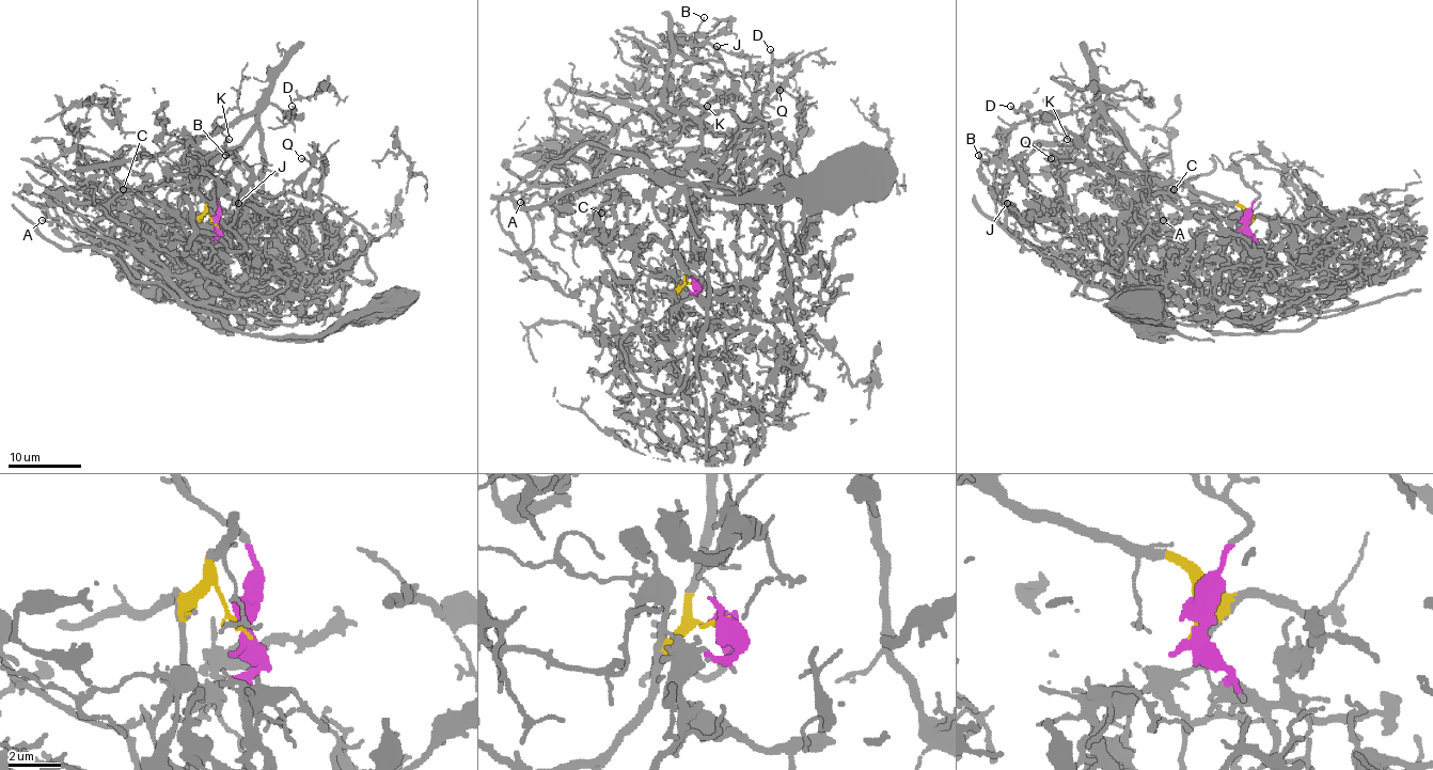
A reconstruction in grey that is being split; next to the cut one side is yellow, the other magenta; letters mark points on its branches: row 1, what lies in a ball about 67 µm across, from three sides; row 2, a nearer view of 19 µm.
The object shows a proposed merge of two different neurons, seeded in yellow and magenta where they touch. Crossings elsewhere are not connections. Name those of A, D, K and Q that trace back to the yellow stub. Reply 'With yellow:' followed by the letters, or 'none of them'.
With yellow: D, K, Q

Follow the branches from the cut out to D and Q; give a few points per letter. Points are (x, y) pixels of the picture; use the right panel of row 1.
D: (1244, 223), (1240, 205), (1196, 194), (1180, 183), (1163, 183), (1093, 103), (1077, 112), (1024, 114), (1010, 107)
Q: (1244, 223), (1240, 205), (1163, 183), (1118, 128), (1144, 179), (1165, 195), (1050, 158)

